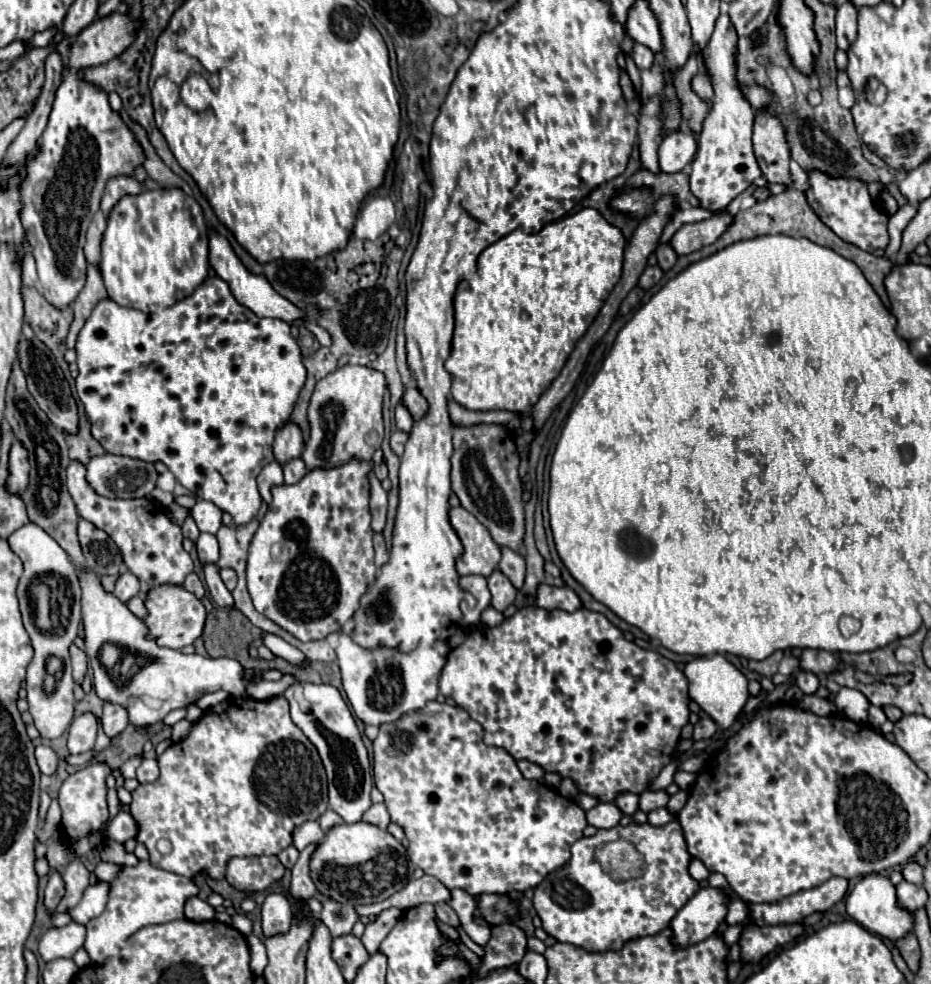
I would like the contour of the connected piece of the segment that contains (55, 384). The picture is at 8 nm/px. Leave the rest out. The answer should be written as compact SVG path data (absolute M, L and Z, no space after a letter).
M22 339L18 345L18 359L20 359L22 371L26 373L26 379L28 379L28 391L32 393L32 397L36 399L40 409L50 417L52 425L62 433L78 433L78 405L76 405L76 399L70 393L68 381L64 379L64 373L62 373L60 365L56 363L54 355L50 353L50 349L46 349L46 345L42 345L42 341L38 341L38 339L28 339L28 343Z

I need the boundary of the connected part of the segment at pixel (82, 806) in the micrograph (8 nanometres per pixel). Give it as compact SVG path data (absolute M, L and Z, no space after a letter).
M88 765L78 773L70 775L60 787L60 807L62 807L62 827L68 835L70 843L78 841L80 837L98 831L108 821L108 805L106 805L106 777L110 769L106 765Z

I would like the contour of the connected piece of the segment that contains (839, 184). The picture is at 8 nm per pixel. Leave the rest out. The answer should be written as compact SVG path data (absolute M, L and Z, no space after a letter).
M818 169L806 171L808 175L808 205L814 209L818 219L828 225L842 241L852 243L868 253L876 249L886 249L888 245L888 215L886 211L872 201L868 185L850 177L830 177L828 173L818 173Z

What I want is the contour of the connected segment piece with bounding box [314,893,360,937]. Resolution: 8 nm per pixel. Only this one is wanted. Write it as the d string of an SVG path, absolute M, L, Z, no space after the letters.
M316 893L314 899L318 899L322 903L320 919L328 927L328 931L330 931L332 937L350 933L352 927L354 927L354 923L360 919L358 913L356 913L356 909L352 905L338 903L338 901L330 901L330 897L324 897L320 893Z

